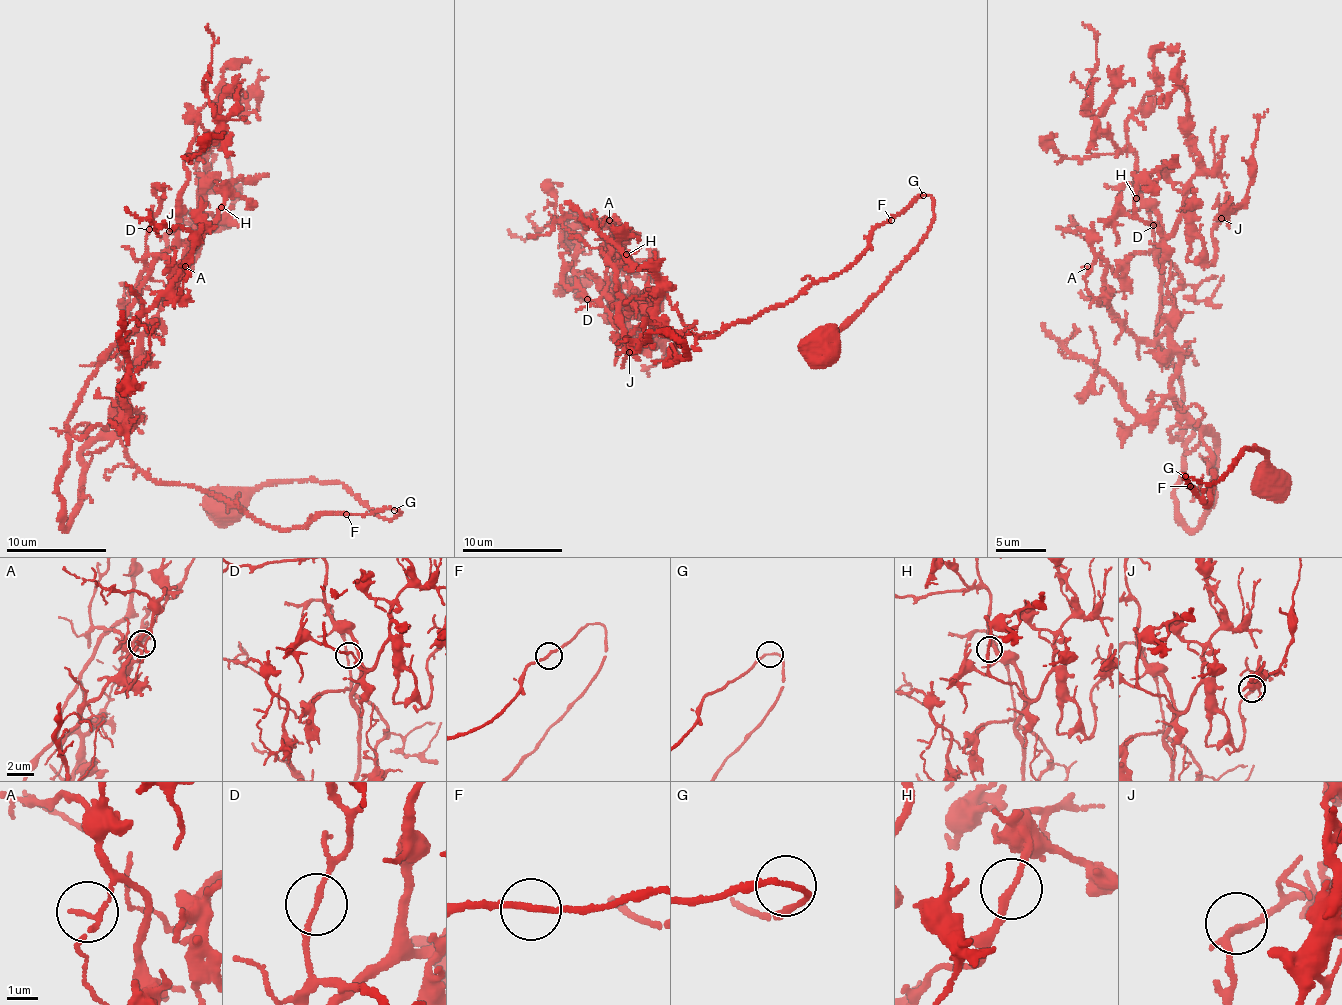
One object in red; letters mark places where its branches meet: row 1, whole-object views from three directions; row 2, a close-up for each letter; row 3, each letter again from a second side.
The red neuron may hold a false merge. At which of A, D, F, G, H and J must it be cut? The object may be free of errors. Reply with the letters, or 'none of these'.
none of these

